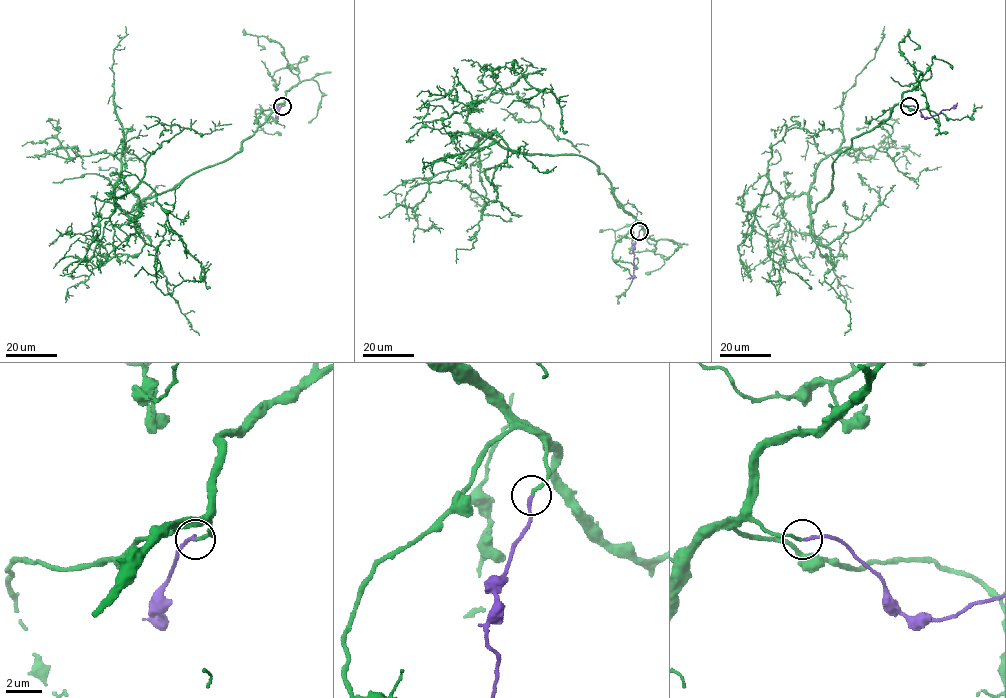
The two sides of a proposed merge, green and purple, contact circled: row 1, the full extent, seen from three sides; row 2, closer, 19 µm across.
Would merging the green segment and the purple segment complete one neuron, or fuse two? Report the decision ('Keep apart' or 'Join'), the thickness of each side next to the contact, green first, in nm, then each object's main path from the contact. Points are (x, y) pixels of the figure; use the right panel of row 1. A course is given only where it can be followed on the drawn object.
Join. Thickness 180 nm (green) against 180 nm. Course of green: (909, 106), (853, 137), (814, 212), (768, 181), (754, 214), (780, 267), (766, 280), (777, 294), (785, 282). Course of purple: (909, 106), (914, 106), (925, 117), (931, 117), (957, 104)

